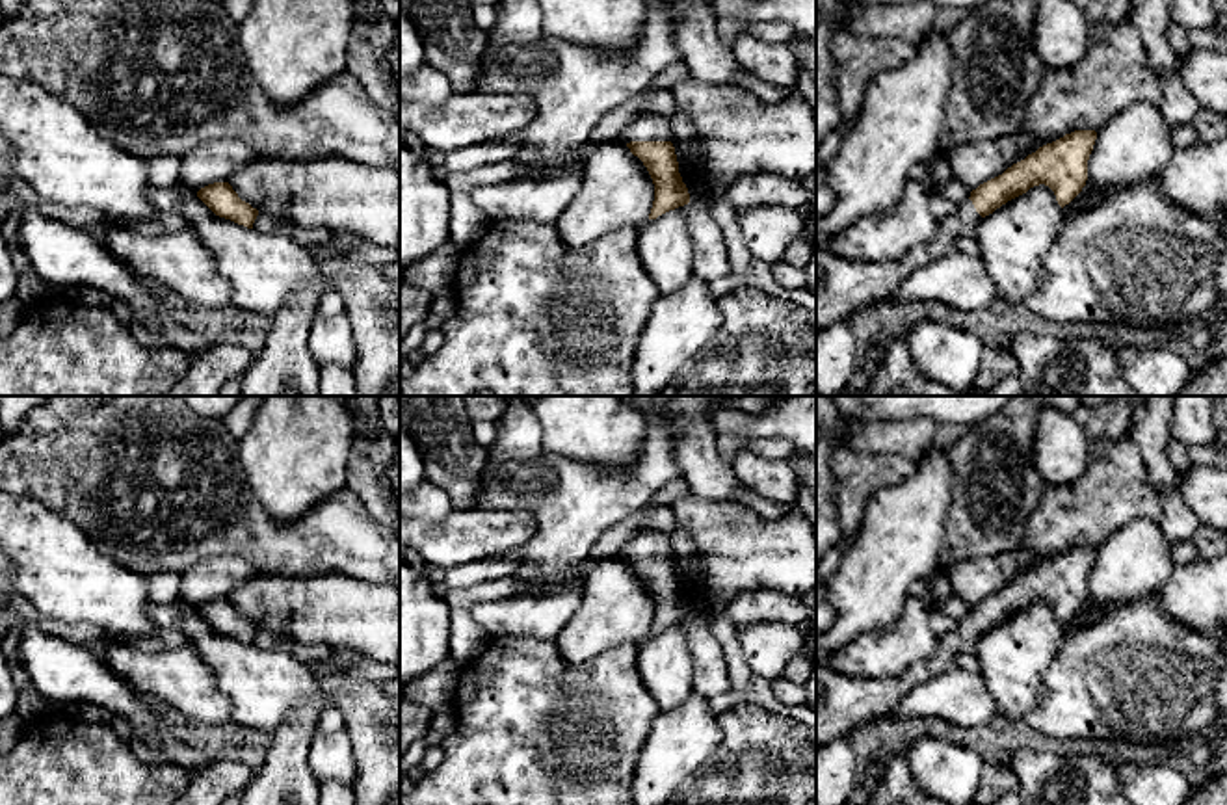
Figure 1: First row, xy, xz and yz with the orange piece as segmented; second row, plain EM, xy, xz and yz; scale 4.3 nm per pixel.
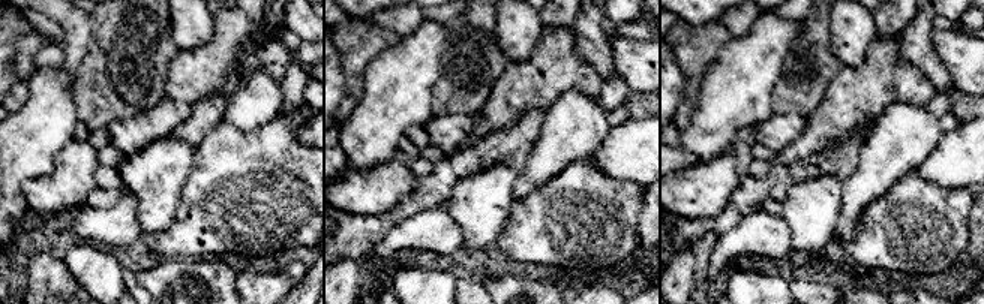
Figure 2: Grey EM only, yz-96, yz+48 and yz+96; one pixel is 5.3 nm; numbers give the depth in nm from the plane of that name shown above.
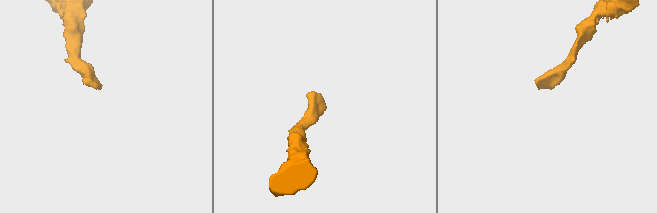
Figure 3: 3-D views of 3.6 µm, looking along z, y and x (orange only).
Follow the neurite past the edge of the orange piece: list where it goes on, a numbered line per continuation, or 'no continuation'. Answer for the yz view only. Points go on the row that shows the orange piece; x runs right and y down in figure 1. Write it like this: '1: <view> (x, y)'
1: yz (843, 287)

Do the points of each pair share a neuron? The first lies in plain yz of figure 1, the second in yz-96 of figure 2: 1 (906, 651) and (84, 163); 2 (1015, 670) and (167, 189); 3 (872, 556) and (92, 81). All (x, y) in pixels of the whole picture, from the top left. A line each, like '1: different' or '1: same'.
1: same
2: same
3: different

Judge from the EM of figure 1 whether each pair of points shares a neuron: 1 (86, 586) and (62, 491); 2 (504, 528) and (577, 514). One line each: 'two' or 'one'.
1: two
2: two

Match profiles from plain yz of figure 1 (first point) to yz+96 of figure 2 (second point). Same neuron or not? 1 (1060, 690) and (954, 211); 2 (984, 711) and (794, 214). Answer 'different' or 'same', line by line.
1: same
2: different

